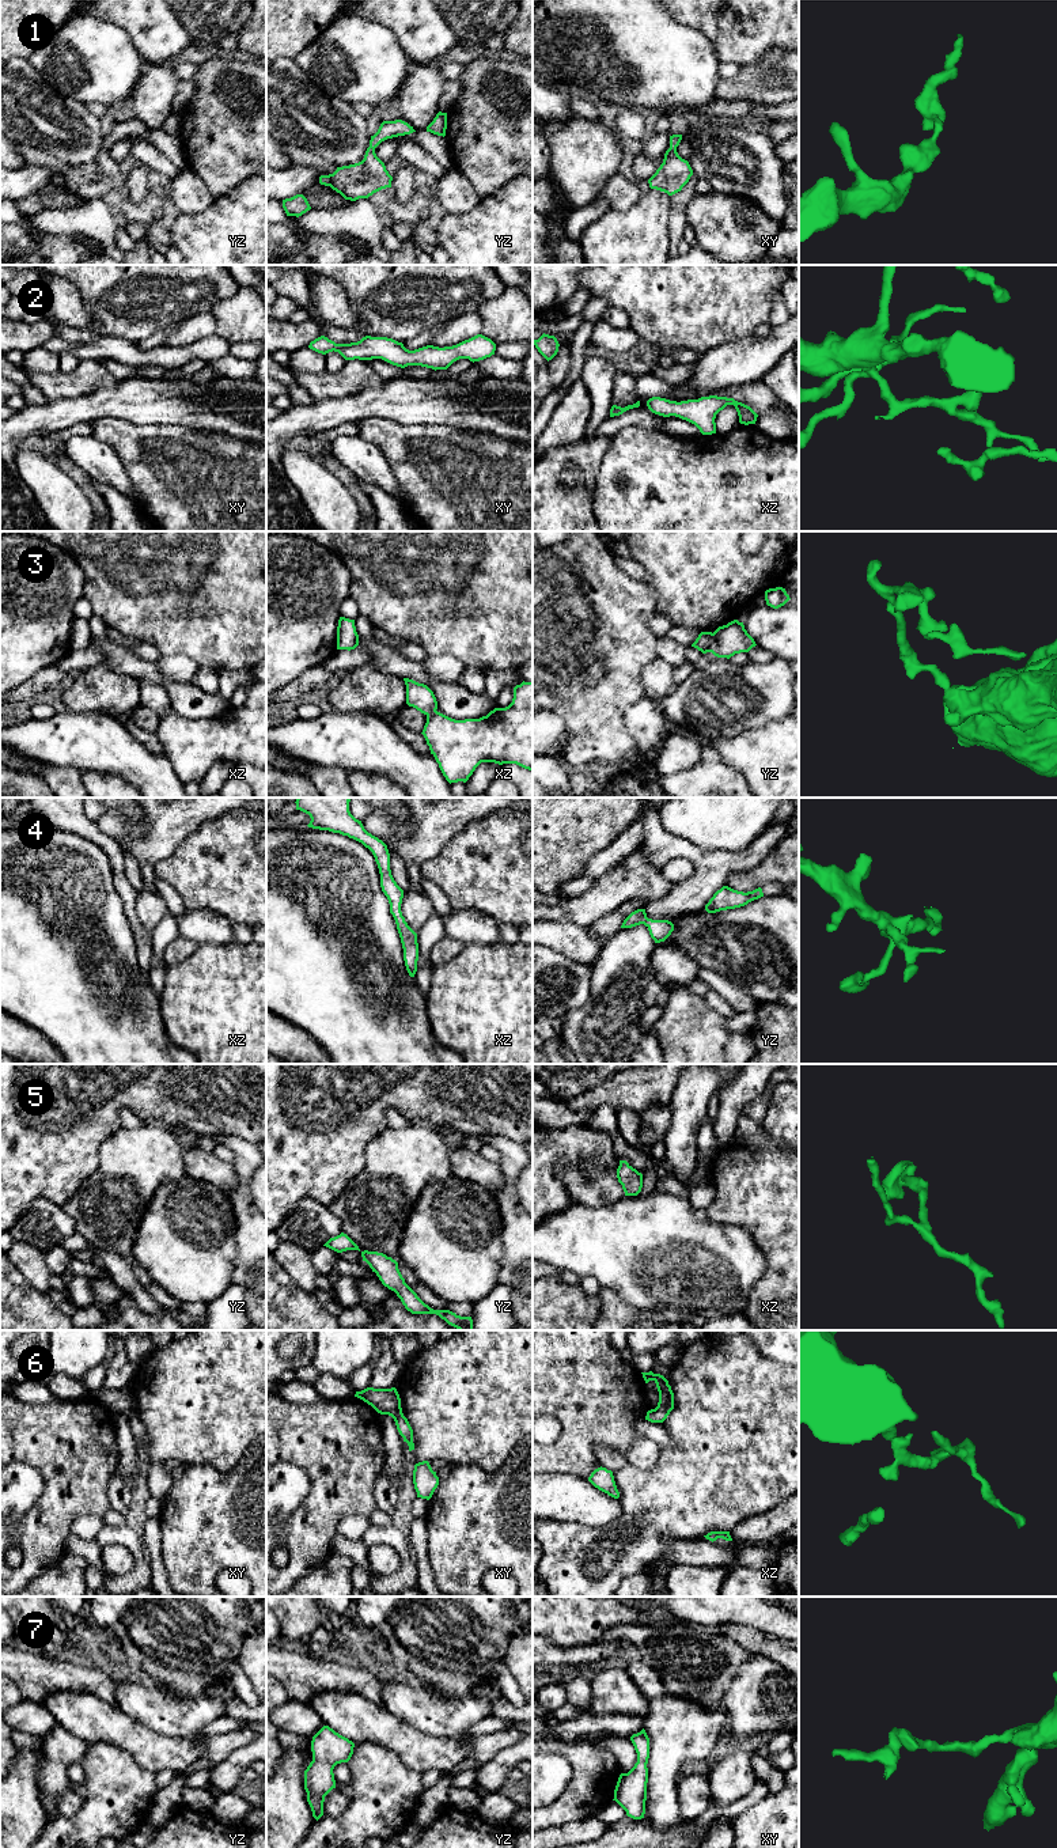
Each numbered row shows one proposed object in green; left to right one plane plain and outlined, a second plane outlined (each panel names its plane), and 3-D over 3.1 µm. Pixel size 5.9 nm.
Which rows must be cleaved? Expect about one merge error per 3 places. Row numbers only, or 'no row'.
3, 6

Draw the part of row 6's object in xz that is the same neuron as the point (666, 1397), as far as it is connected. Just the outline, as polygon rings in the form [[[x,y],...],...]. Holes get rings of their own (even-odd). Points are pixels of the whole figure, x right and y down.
[[[667,1385],[659,1391],[659,1402],[655,1409],[647,1412],[645,1420],[651,1423],[663,1423],[674,1409],[674,1393]]]

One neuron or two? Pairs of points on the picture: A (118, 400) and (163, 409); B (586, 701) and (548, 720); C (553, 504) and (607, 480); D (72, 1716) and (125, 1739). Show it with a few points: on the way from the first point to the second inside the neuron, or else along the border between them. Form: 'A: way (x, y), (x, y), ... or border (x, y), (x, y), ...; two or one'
A: way (129, 400), (152, 401); one
B: border (546, 708), (561, 718), (565, 746); two
C: border (603, 454), (595, 478), (594, 517); two
D: way (86, 1716), (112, 1726); one

